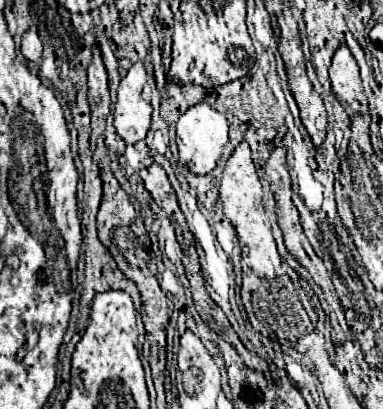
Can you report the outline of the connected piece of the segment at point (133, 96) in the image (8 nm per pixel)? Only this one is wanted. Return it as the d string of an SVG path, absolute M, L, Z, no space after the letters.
M135 62L117 88L115 128L125 144L135 144L145 138L151 124L151 104L141 98L147 72L141 62Z

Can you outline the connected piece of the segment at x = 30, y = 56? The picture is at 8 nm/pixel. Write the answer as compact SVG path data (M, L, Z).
M29 28L21 40L21 54L25 56L25 60L39 60L41 52L43 52L43 44L37 36L37 30Z

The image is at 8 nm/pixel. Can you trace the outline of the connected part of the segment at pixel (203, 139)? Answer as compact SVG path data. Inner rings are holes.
M201 102L193 108L189 108L175 126L175 142L179 148L179 162L193 174L209 174L215 166L217 160L221 158L223 146L227 144L227 118L213 110L207 102Z

